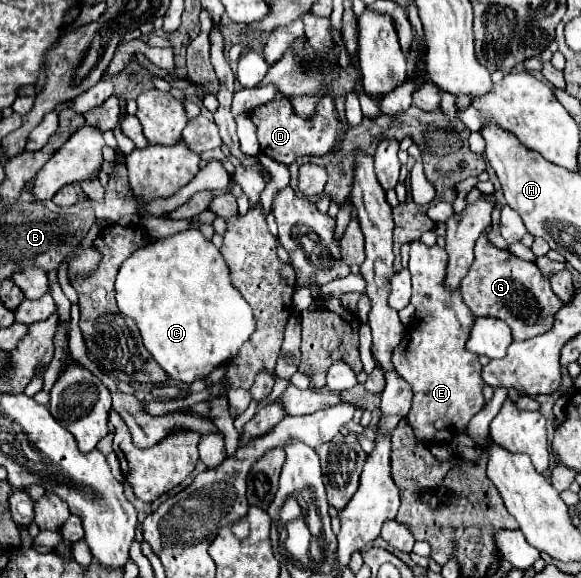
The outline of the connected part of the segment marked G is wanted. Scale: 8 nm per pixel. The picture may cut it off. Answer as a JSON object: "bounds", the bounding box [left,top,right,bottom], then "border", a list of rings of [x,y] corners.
{"bounds":[462,231,562,341],"border":[[[486,231],[480,235],[474,247],[474,263],[464,277],[462,299],[474,315],[498,317],[512,329],[514,341],[526,341],[552,329],[552,317],[562,307],[562,301],[552,293],[546,277],[540,275],[536,263],[524,261],[510,251],[494,247],[486,239]]]}

